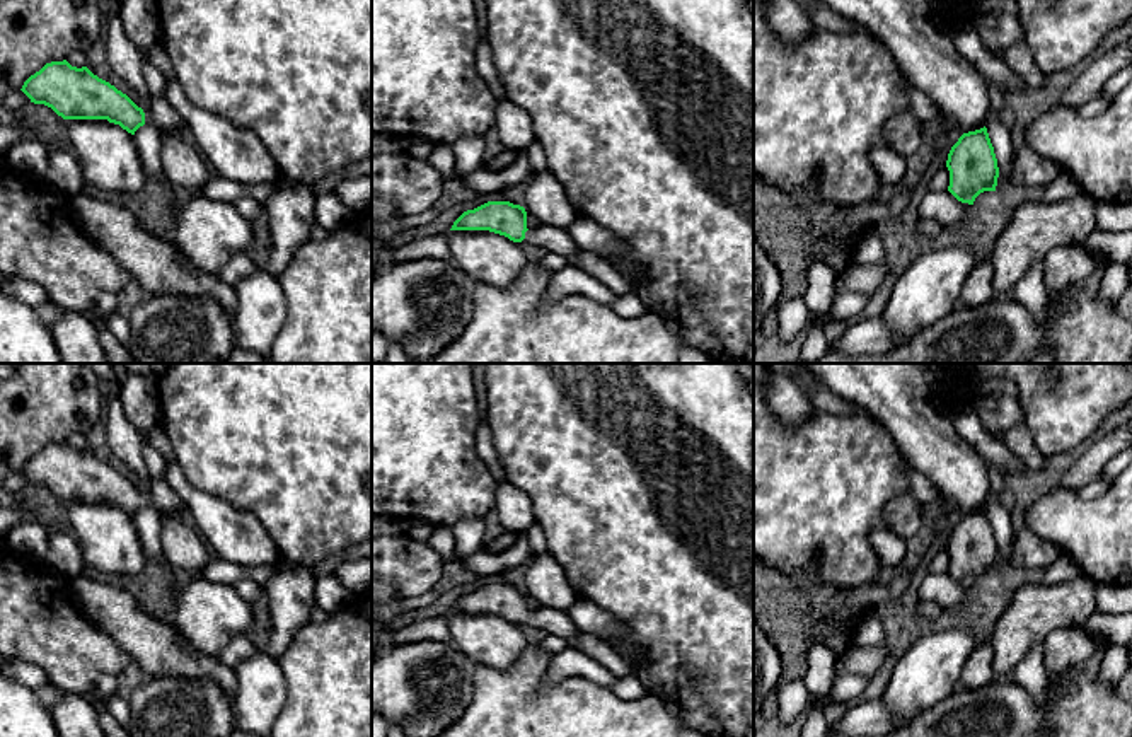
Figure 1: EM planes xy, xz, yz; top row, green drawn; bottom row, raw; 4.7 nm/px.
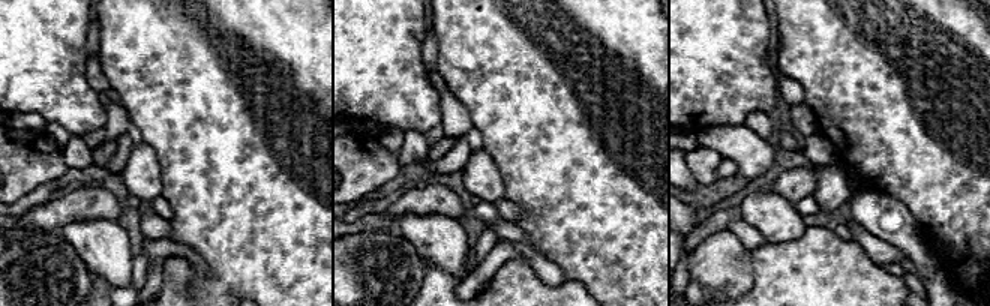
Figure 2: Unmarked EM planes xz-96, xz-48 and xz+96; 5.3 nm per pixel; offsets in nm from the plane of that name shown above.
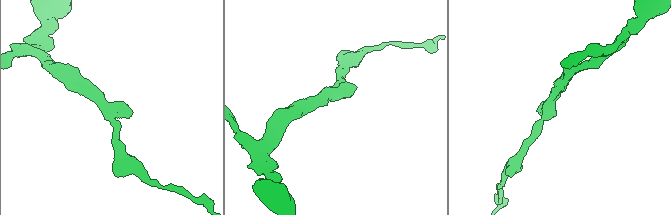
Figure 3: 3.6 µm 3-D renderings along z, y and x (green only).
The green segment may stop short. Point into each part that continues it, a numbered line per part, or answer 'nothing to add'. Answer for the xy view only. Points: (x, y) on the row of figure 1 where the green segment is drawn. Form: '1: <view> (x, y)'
1: xy (159, 113)

